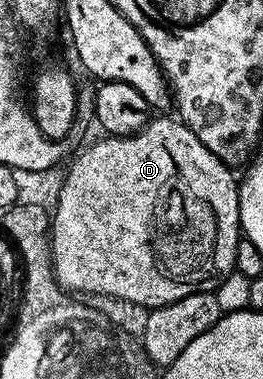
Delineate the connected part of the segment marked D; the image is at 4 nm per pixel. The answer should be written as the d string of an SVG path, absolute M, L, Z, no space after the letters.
M156 116L148 122L148 124L141 128L136 134L126 135L124 137L105 136L99 141L85 145L84 151L77 156L72 162L72 167L67 167L64 183L57 196L54 209L51 211L51 259L52 272L55 275L56 281L65 291L81 290L84 294L101 294L104 298L117 298L120 302L133 302L136 306L144 306L146 310L153 310L158 307L164 307L166 304L176 303L180 299L184 299L188 295L211 293L220 286L222 280L230 273L235 271L236 253L242 241L242 231L240 229L240 188L238 185L238 178L235 178L233 171L222 160L218 160L218 156L214 156L214 152L210 152L210 148L206 148L206 144L202 144L202 140L198 140L198 136L194 136L194 132L190 132L190 128L184 125L183 122L177 120L175 117L164 118L168 116Z

